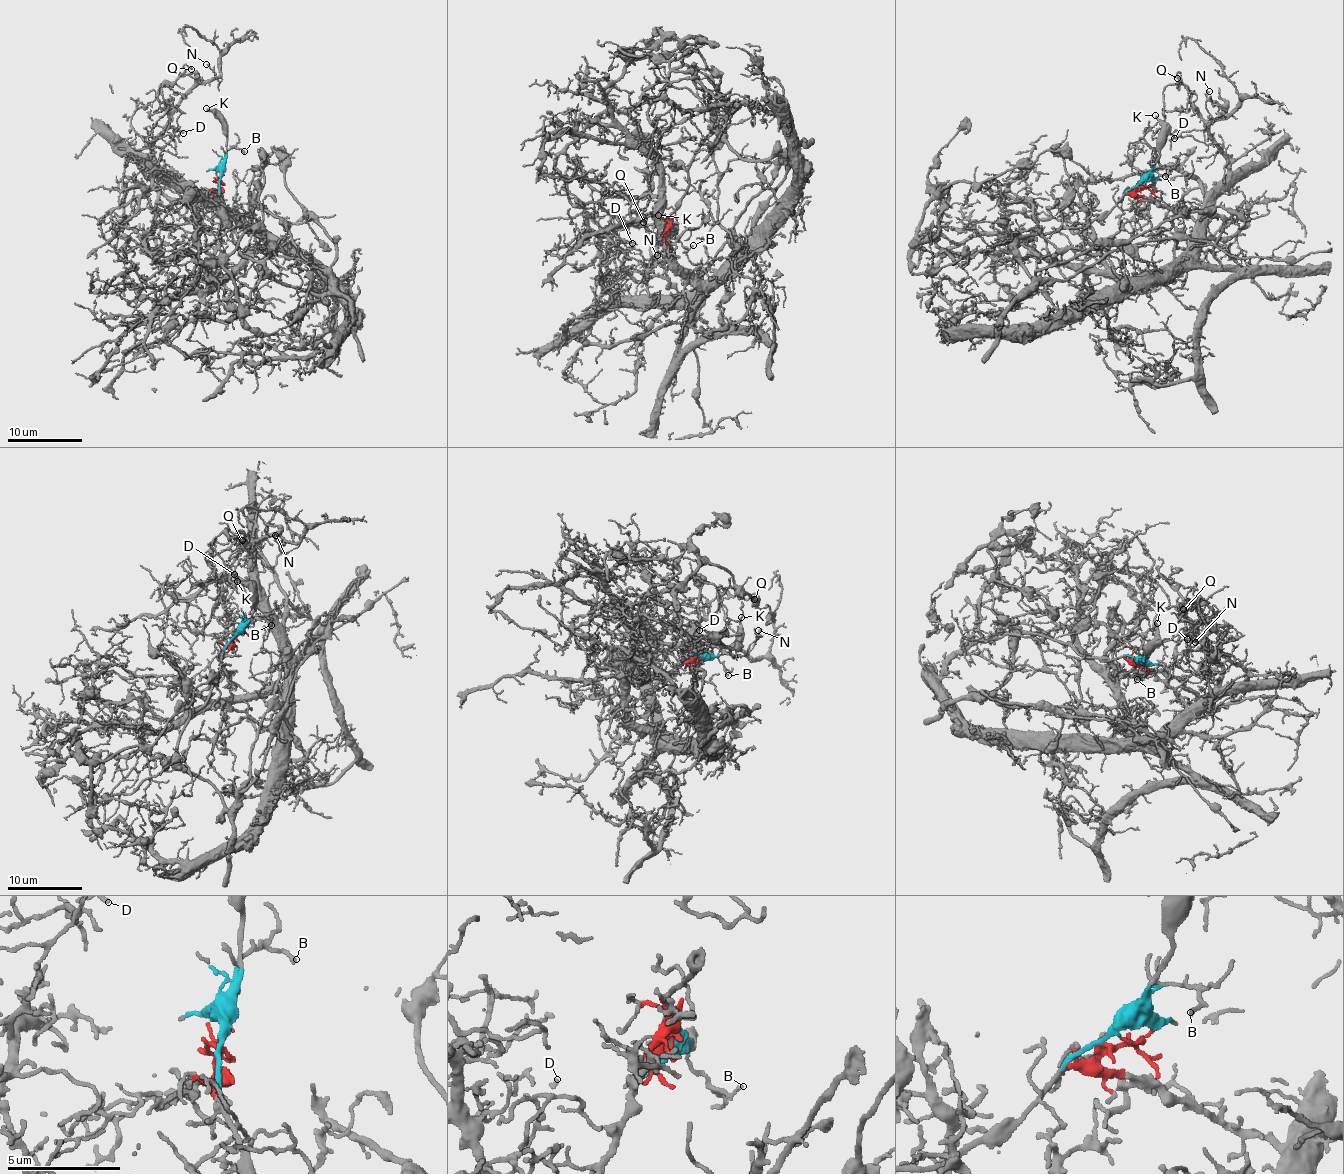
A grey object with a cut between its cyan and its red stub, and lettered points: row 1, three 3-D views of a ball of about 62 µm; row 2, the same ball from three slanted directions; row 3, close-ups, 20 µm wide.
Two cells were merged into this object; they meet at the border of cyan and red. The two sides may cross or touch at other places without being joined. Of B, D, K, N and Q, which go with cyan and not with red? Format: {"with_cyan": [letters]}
{"with_cyan": ["B", "K"]}

